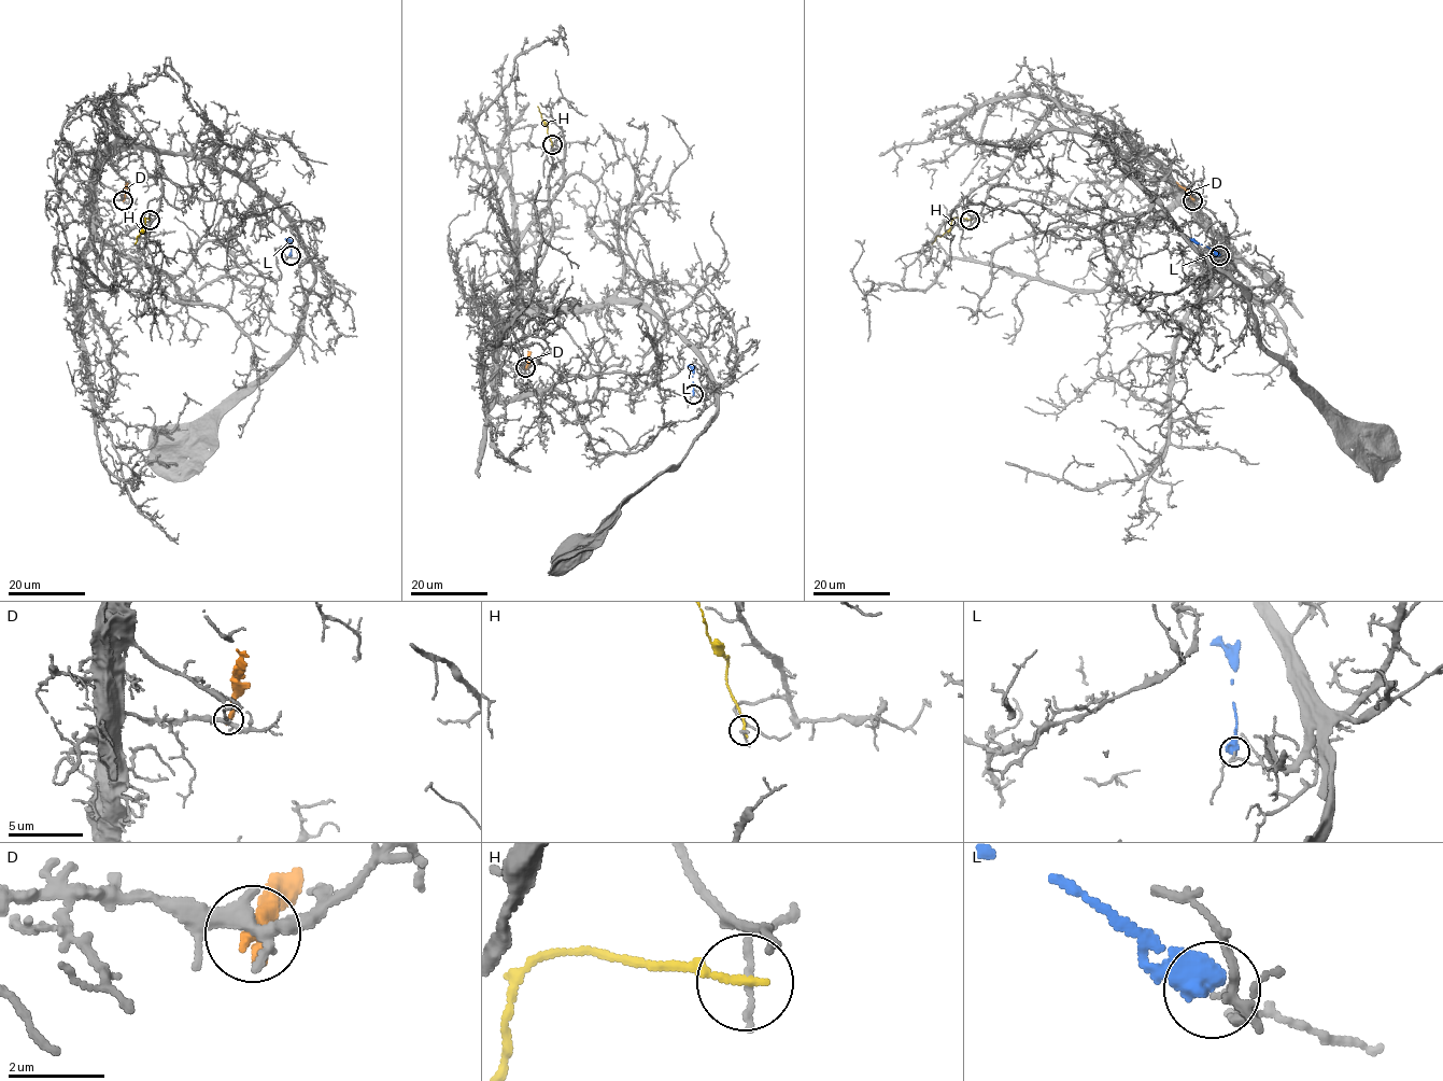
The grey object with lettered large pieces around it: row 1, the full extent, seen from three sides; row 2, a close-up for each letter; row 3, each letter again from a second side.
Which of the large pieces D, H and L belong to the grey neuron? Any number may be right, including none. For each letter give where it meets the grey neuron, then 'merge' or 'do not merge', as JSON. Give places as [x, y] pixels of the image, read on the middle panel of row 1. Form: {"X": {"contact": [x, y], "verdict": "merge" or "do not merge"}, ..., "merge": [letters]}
{"D": {"contact": [525, 367], "verdict": "do not merge"}, "H": {"contact": [552, 144], "verdict": "do not merge"}, "L": {"contact": [693, 394], "verdict": "do not merge"}, "merge": []}

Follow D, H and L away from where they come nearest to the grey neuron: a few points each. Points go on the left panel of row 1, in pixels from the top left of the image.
D: (124, 200), (125, 182)
H: (150, 220), (144, 218), (144, 226), (135, 244)
L: (291, 255), (291, 244), (285, 238)

